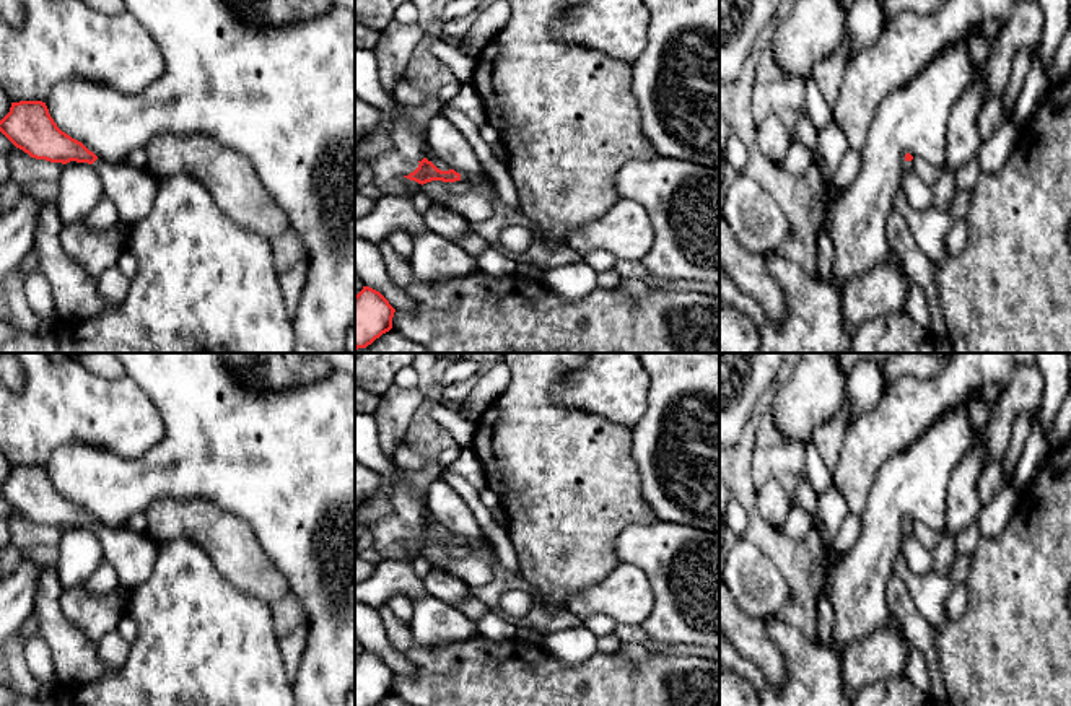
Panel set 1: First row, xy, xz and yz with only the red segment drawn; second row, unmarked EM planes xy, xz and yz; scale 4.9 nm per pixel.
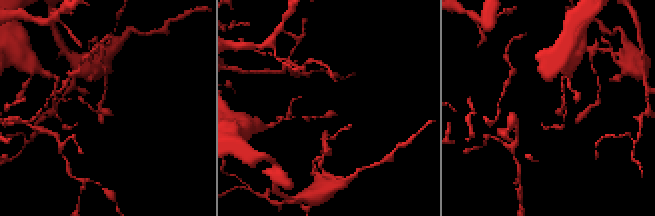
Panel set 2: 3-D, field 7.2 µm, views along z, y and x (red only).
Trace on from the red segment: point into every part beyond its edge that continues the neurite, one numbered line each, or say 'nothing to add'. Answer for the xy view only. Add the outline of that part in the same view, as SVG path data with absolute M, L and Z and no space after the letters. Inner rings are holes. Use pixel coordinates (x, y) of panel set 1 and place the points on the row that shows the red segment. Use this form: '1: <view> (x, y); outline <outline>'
1: xy (134, 191); outline M101 158L93 163L93 168L114 202L120 221L142 221L151 213L158 179L146 169L137 169L127 163L107 163Z

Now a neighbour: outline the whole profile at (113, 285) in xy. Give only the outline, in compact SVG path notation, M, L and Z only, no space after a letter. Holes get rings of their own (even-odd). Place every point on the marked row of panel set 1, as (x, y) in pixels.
M117 267L104 270L96 280L101 298L111 304L120 304L130 290L132 280Z

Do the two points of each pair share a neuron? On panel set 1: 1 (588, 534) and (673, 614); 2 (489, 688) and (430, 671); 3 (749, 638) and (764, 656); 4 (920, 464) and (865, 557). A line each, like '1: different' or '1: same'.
1: different
2: same
3: same
4: same

